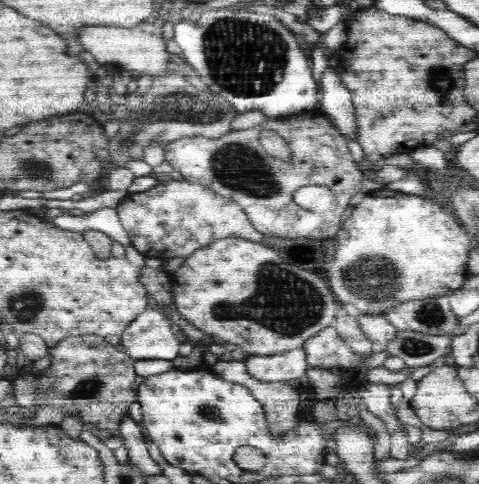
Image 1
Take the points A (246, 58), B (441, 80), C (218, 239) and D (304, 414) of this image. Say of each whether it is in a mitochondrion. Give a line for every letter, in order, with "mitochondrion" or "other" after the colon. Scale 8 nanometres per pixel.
A: mitochondrion
B: mitochondrion
C: other
D: other

